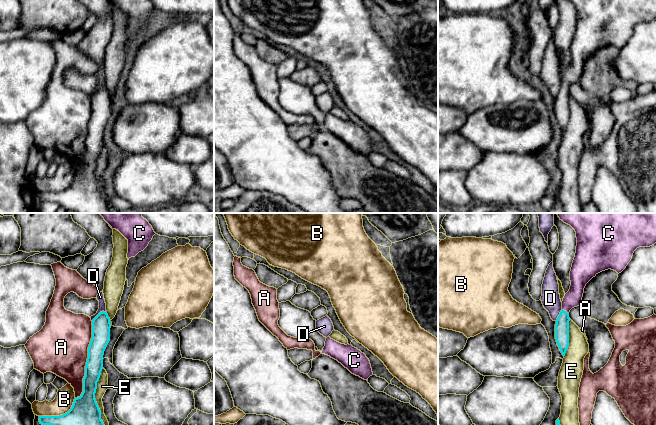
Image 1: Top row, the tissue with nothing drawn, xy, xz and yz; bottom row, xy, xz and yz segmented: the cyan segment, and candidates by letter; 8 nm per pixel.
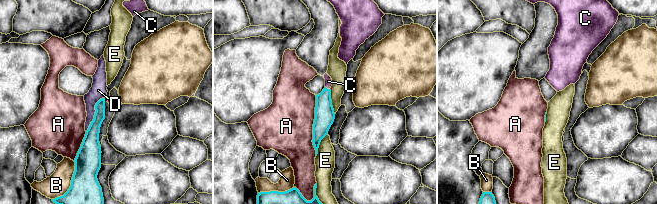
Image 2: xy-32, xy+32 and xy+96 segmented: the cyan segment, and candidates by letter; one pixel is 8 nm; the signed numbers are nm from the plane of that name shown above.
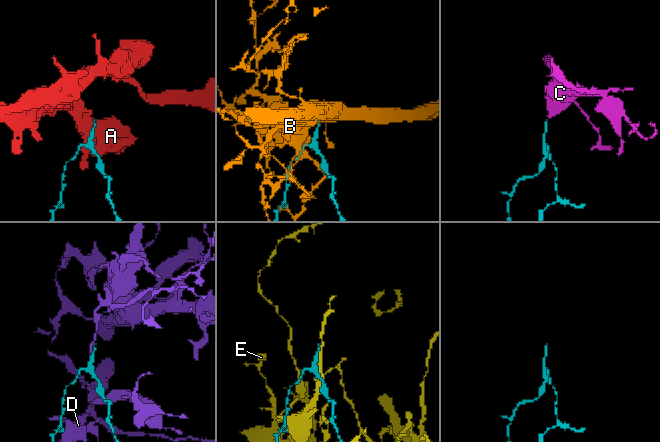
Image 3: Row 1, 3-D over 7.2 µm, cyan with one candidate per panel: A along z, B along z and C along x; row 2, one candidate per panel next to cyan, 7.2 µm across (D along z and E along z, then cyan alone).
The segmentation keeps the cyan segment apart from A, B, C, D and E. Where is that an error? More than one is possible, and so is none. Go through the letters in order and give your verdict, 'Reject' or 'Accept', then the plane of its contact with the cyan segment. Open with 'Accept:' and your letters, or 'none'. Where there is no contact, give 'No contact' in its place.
Accept: C
A: Reject. Touches cyan in xy
B: Reject. Touches cyan in xy
C: Accept. Touches cyan in yz
D: Reject. Touches cyan in xy
E: Reject. Touches cyan in xy

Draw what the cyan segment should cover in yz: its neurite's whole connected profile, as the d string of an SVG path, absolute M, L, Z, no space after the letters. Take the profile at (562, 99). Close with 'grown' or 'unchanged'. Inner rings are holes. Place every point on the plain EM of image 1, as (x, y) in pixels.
M568 0L576 8L576 29L570 47L571 62L562 77L562 86L555 100L555 115L565 132L569 122L569 88L580 82L586 60L598 49L611 45L621 49L639 23L656 19L656 0Z; grown

